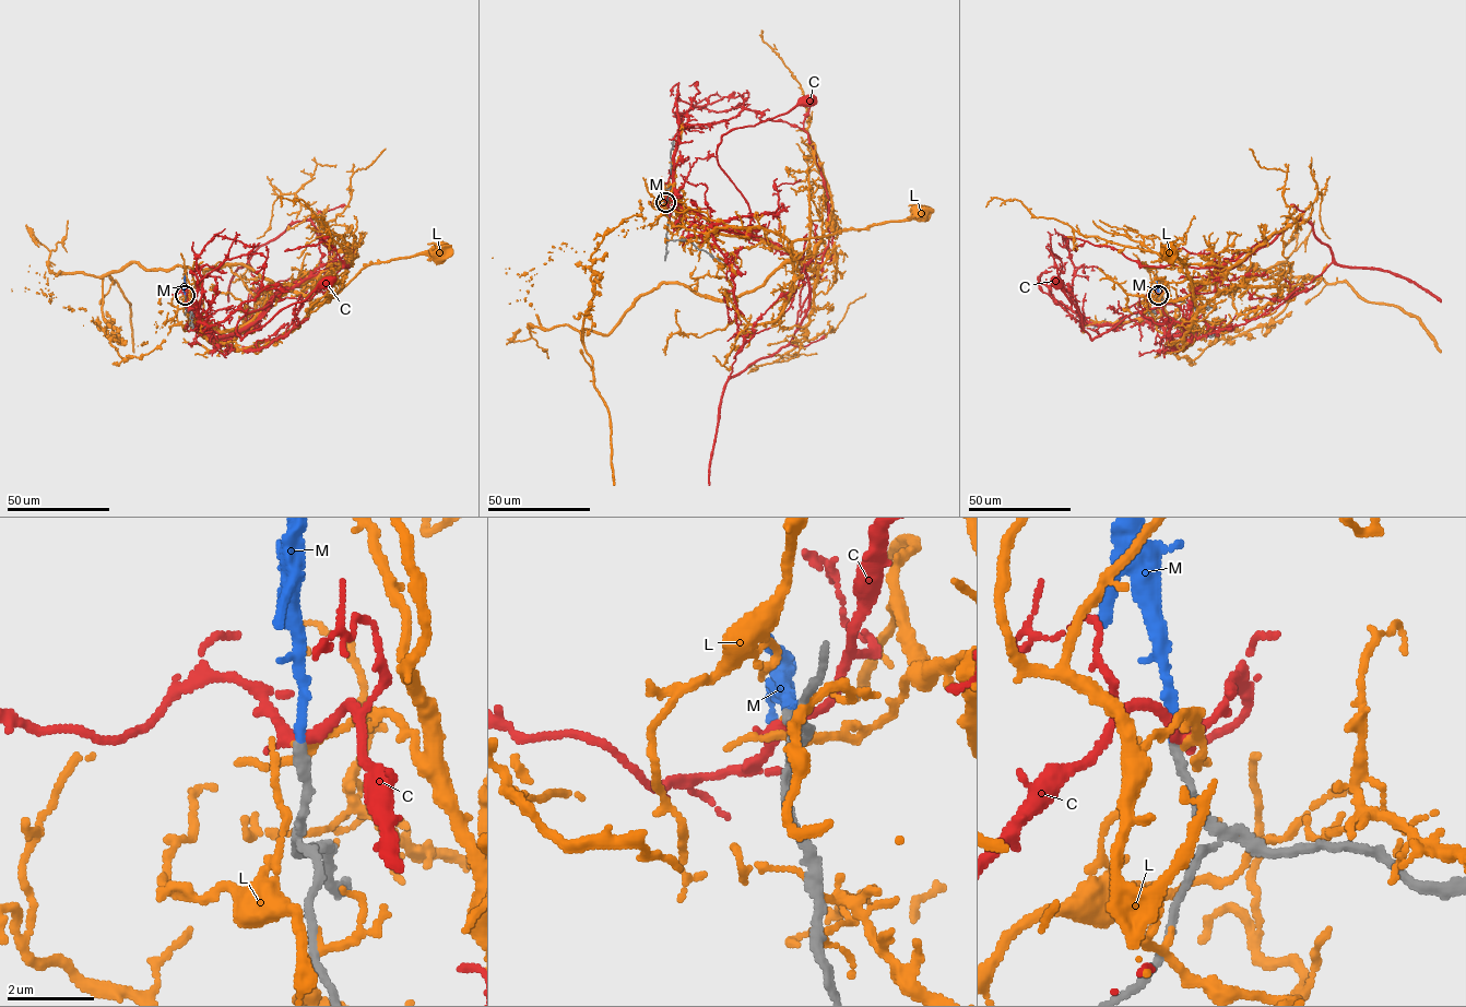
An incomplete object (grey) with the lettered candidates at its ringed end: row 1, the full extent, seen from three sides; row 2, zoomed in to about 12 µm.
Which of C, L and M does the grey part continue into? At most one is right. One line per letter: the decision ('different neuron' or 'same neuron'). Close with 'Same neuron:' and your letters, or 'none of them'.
C: different neuron
L: different neuron
M: same neuron
Same neuron: M

